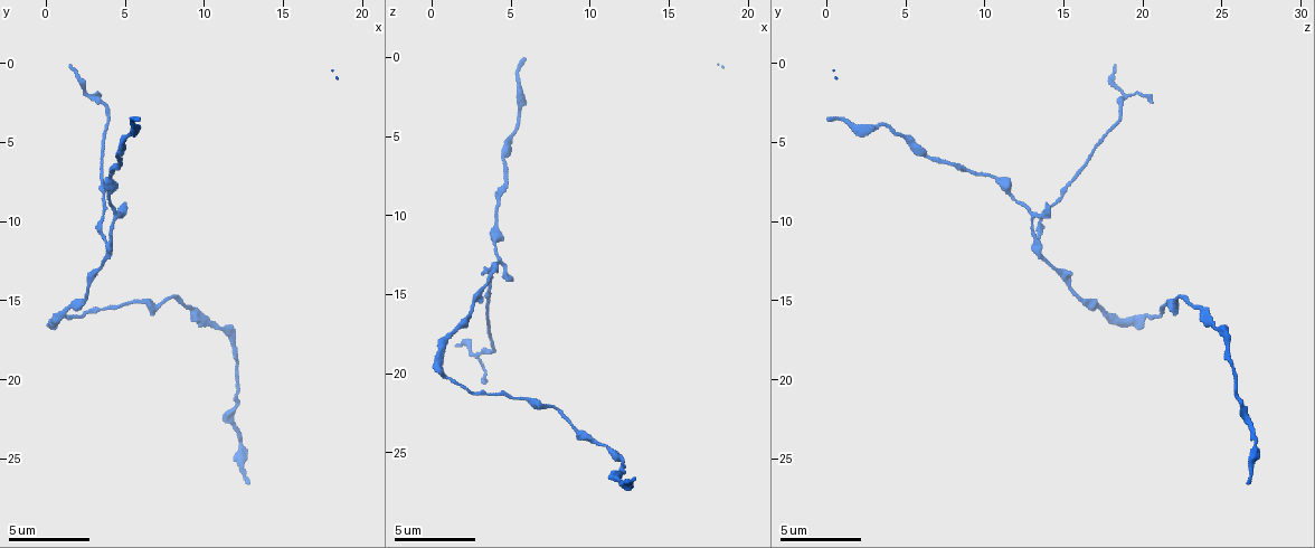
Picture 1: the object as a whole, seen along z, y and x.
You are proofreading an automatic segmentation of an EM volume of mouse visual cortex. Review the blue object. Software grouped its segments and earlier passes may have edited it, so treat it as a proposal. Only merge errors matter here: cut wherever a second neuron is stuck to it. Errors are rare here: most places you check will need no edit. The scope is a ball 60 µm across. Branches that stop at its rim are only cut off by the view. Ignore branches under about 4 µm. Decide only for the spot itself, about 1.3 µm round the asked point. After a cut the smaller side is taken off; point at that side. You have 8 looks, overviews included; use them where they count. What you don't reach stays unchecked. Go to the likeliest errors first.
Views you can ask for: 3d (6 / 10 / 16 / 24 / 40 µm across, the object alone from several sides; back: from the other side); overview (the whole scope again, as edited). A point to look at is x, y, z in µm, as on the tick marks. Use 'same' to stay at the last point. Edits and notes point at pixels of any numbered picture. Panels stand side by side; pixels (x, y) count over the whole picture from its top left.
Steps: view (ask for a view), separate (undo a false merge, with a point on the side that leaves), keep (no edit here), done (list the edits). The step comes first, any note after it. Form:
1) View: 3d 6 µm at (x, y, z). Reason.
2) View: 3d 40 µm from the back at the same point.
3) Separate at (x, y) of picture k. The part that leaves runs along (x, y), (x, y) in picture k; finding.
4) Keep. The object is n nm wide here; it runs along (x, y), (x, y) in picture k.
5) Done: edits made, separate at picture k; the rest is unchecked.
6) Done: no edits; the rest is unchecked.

View: 3d 6 µm at (3.8, 11.0, 13.4). Thin arm on a thick one.

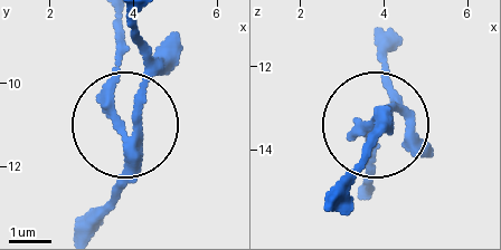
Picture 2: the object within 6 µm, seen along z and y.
Separate at (107, 85) of picture 2. The part that leaves runs along (126, 143), (115, 18) in picture 2; two neurons meet here.

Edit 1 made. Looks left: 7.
View: overview. See it whole again.

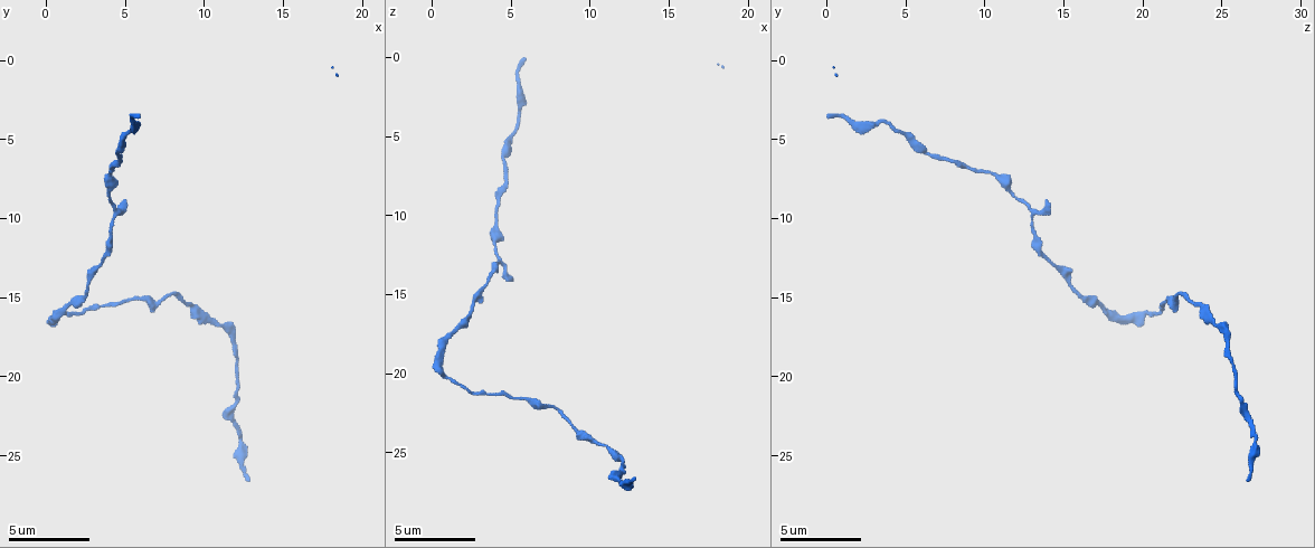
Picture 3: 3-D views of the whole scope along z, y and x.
View: 3d 6 µm at (10.8, 16.6, 24.4). Narrows sharply.

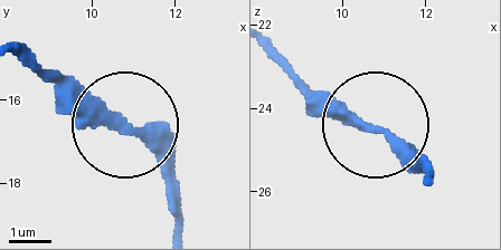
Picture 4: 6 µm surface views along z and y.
Keep. It runs along (277, 57), (423, 171) in picture 4; all the same neuron.

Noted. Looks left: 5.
View: 3d 6 µm at (4.8, 5.8, 6.4). Calibre changes.

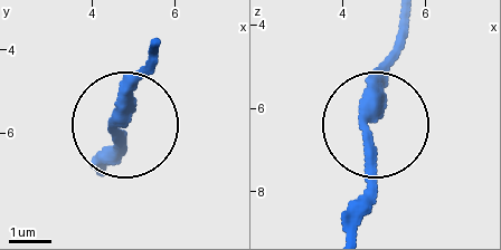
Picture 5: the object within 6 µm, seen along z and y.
View: 3d 6 µm from the back at (4.70, 5.75, 6.30). From behind.

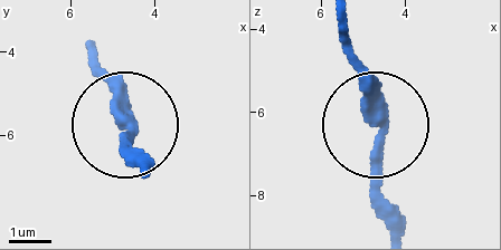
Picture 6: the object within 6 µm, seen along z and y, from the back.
Keep. It runs along (400, 224), (379, 182), (379, 86), (347, 36) in picture 6; continuous, no second neuron.

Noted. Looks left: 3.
View: 3d 6 µm at (0.8, 16.2, 20.2). Sudden change in width.

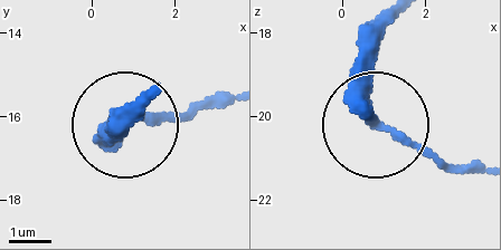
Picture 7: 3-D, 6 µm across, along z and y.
View: 3d 6 µm from the back at the same point.

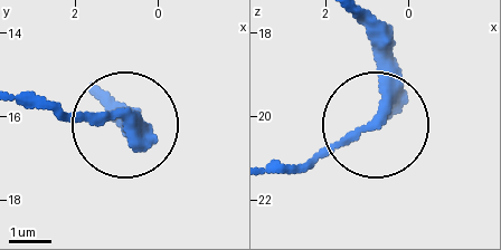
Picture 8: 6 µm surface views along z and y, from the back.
Keep. It runs along (356, 19), (377, 61), (377, 115), (284, 169) in picture 8; all the same neuron.

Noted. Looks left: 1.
Done: edits made, separate at picture 2; the rest is unchecked.

